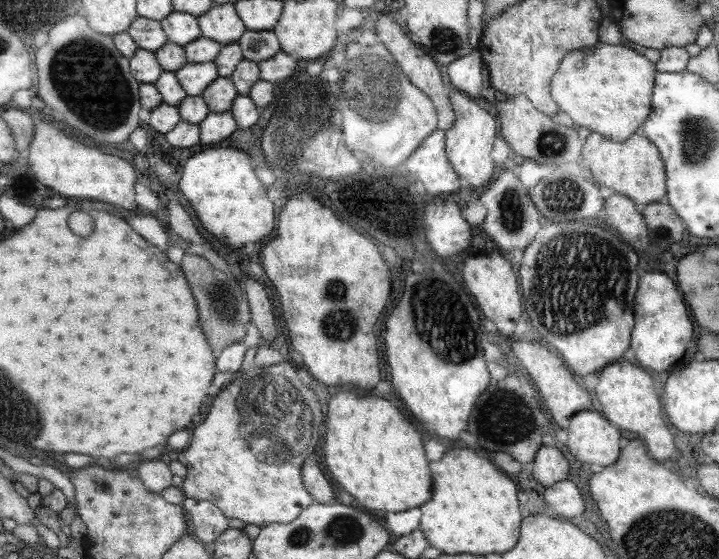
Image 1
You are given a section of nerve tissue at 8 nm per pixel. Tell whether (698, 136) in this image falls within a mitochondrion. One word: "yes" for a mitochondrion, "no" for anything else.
yes

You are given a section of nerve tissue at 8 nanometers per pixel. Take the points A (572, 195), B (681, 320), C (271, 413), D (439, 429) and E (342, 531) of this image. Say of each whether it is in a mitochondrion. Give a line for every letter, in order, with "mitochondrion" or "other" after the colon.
A: mitochondrion
B: other
C: mitochondrion
D: other
E: mitochondrion

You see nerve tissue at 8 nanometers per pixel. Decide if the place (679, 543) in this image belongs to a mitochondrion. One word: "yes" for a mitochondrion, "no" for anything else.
yes

